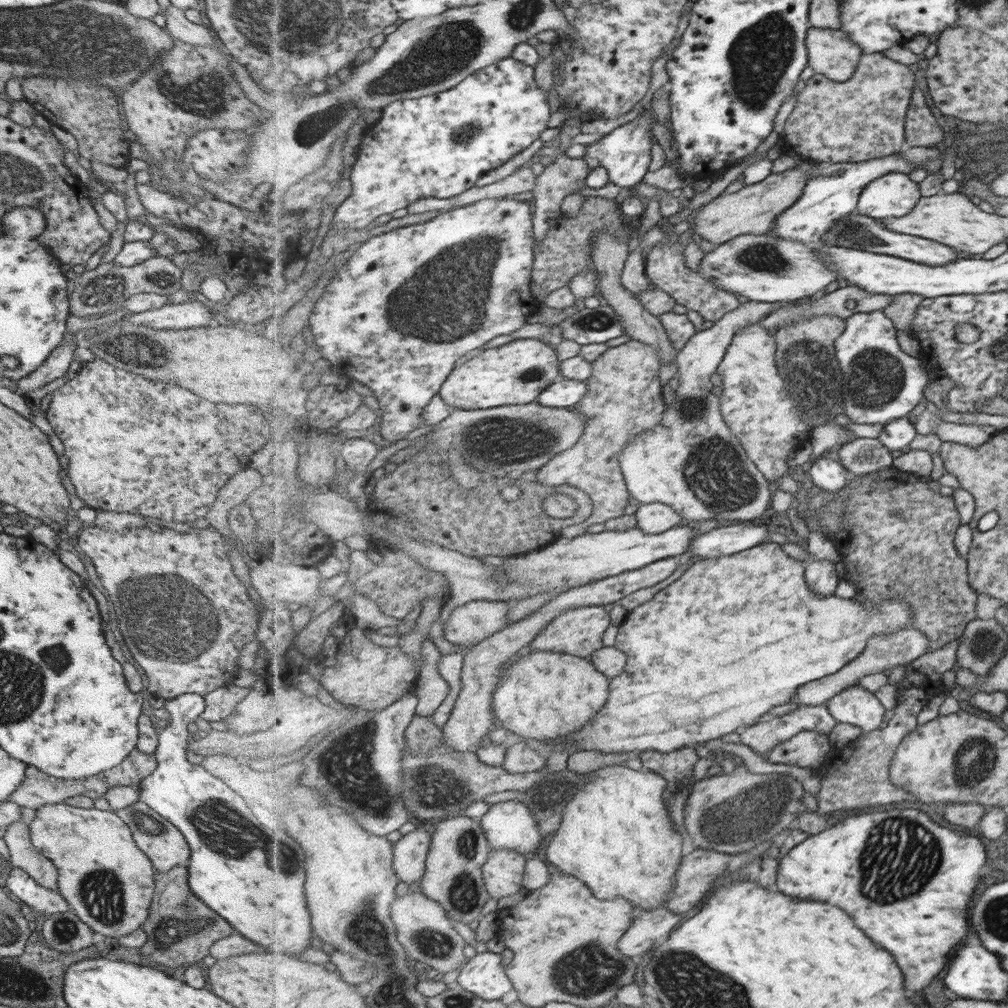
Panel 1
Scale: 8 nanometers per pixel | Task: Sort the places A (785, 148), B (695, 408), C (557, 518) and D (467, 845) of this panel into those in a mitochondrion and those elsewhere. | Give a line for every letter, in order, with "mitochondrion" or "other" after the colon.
A: other
B: mitochondrion
C: other
D: mitochondrion

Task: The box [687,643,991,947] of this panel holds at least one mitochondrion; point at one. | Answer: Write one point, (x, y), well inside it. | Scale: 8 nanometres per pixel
(906, 856)

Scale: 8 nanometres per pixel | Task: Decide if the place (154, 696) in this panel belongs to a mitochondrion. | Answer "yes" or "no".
no

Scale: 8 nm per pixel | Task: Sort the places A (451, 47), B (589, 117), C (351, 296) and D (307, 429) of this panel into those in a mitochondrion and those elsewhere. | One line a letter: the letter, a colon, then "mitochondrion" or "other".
A: mitochondrion
B: other
C: other
D: other

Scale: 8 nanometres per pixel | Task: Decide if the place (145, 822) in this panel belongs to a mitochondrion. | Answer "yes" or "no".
yes

